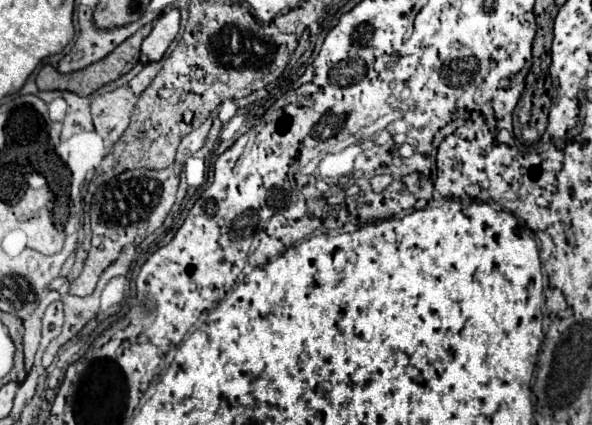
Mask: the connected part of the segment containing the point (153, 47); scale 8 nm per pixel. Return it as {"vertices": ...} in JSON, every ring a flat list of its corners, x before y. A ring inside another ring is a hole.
{"vertices":[[176,7,166,9,156,21,152,33,142,41,142,53,150,61,160,61,166,53,168,45,174,41,174,37,180,31,180,11]]}

